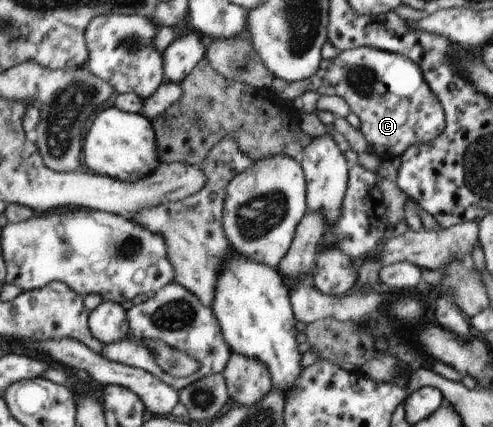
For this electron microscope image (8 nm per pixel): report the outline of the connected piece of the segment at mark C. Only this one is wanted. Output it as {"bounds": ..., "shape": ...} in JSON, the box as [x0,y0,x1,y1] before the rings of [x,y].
{"bounds":[269,46,446,157],"shape":[[[368,46],[336,53],[335,57],[324,59],[310,78],[284,82],[274,77],[269,88],[278,93],[278,97],[290,101],[308,91],[322,96],[339,96],[348,105],[350,113],[358,118],[368,152],[378,157],[399,156],[406,148],[431,142],[443,132],[446,127],[443,107],[415,61],[398,53]]]}

